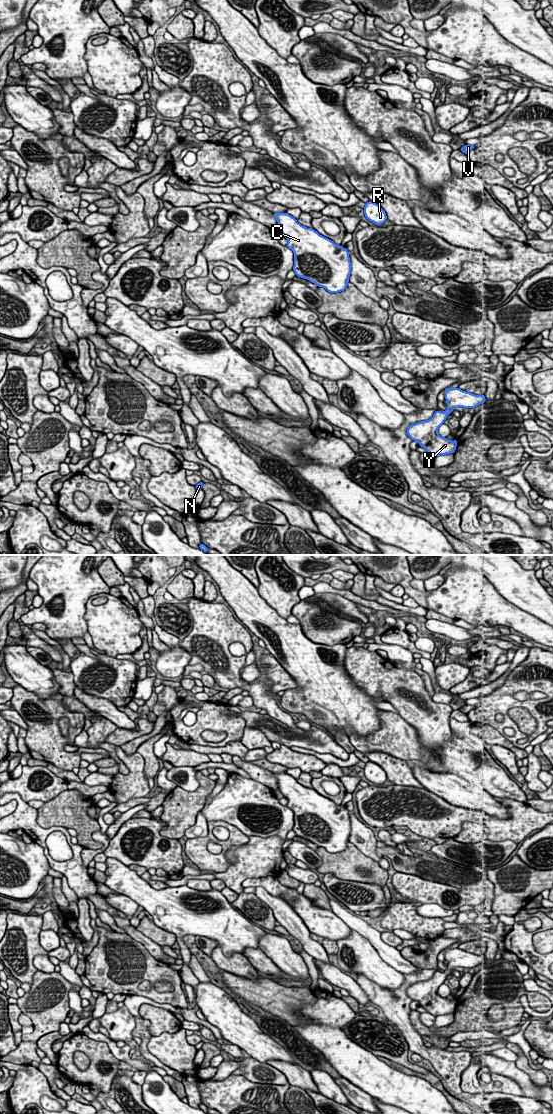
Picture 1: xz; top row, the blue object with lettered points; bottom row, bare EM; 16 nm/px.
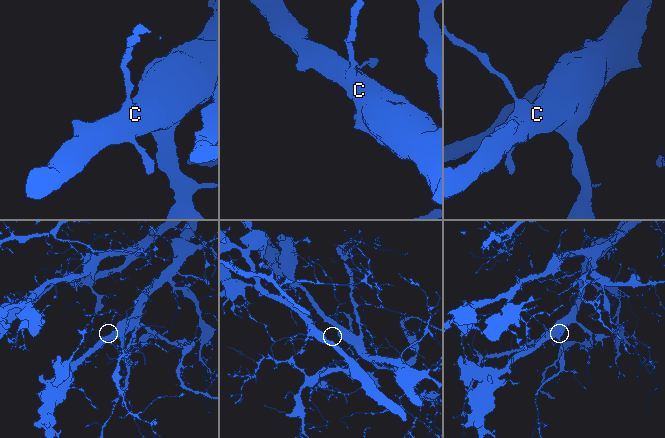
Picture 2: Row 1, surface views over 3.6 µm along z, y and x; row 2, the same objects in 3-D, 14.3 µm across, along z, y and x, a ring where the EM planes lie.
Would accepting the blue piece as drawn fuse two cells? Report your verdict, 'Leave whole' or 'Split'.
Leave whole

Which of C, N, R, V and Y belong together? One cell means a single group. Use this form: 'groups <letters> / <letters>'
groups C N R V Y

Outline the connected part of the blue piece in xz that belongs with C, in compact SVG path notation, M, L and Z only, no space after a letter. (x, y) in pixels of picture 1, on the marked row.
M286 212L273 213L273 216L278 222L277 229L288 240L286 246L294 253L293 271L296 276L307 279L318 287L325 288L329 293L344 291L351 273L349 251L320 235L314 229L304 227Z

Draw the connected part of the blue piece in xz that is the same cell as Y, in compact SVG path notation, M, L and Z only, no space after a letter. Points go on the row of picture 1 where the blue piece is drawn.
M445 388L444 396L448 402L446 411L437 410L431 419L412 424L407 428L407 435L435 457L454 454L456 450L457 439L451 441L438 434L438 429L447 416L458 407L476 408L486 402L485 395L475 395L459 388Z

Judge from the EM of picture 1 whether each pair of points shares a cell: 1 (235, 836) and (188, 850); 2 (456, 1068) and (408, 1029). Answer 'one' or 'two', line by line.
1: one
2: one

